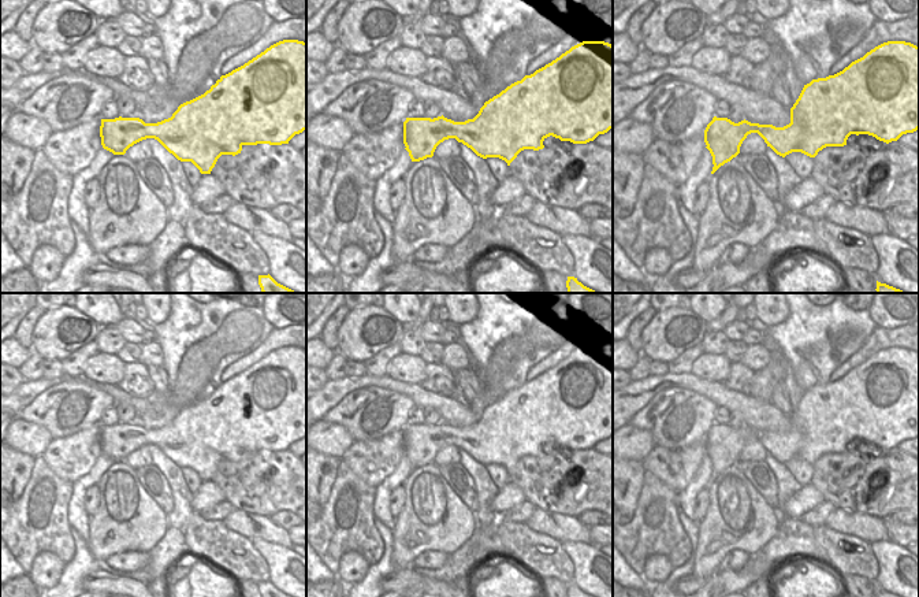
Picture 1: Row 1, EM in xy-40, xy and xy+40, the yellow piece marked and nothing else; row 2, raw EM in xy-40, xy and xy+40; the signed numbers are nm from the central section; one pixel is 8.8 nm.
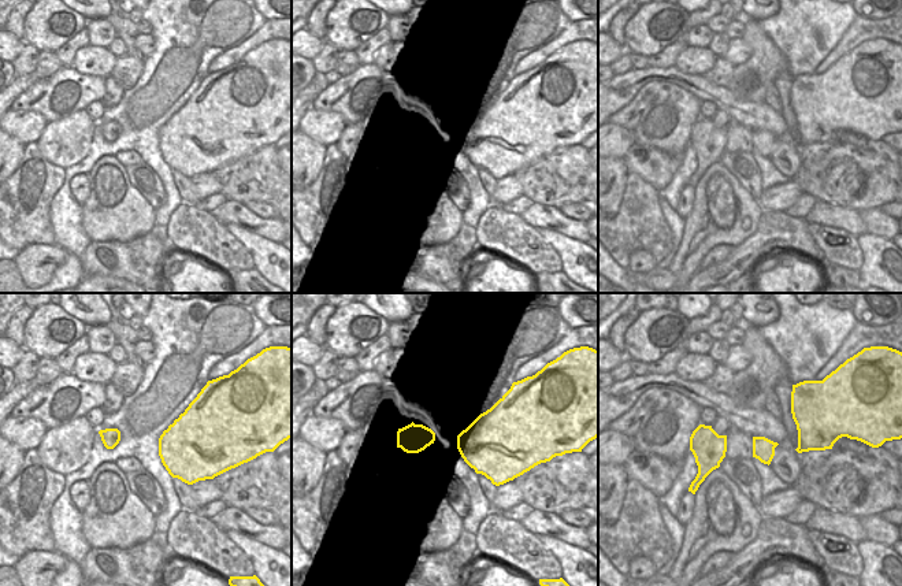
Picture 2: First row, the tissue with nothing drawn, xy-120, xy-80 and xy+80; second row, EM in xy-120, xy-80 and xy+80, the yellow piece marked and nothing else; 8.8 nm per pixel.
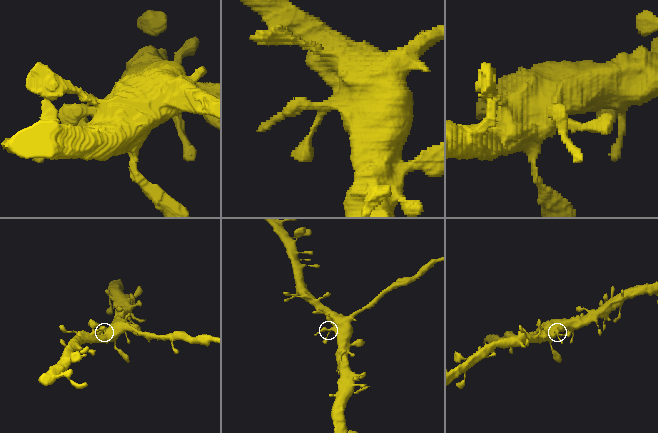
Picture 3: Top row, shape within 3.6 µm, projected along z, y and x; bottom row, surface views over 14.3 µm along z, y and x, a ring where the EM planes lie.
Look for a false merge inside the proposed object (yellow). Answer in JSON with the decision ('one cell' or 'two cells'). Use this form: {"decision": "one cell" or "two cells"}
{"decision": "one cell"}

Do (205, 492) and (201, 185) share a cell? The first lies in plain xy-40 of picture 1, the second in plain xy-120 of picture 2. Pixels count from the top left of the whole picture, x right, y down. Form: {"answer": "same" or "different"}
{"answer": "same"}

